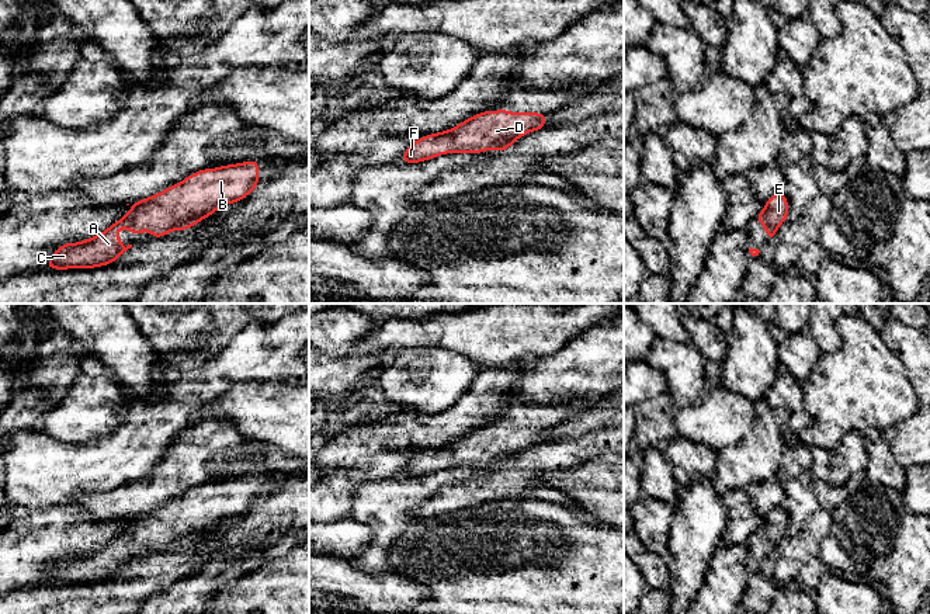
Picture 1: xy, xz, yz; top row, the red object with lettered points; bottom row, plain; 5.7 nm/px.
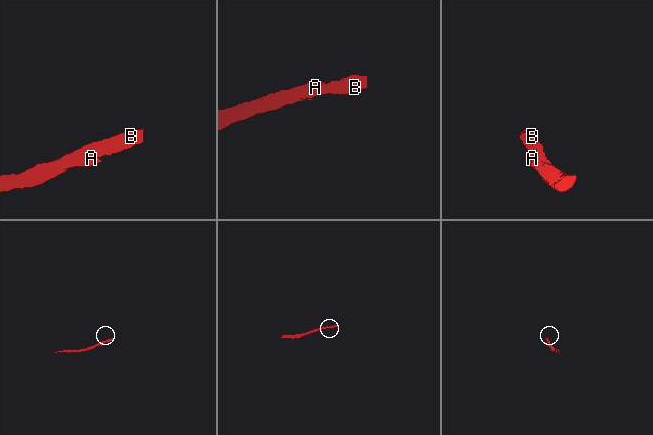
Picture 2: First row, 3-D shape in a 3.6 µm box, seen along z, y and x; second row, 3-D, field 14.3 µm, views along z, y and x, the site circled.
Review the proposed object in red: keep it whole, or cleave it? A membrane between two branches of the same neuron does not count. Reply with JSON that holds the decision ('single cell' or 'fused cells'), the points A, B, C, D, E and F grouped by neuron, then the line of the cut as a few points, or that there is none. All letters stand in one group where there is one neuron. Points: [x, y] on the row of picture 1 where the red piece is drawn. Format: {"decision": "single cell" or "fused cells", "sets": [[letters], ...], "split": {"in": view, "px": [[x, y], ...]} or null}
{"decision": "single cell", "sets": [["A", "B", "C", "D", "E", "F"]], "split": null}

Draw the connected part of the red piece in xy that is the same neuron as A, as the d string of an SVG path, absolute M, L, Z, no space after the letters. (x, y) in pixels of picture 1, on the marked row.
M257 160L199 170L156 195L131 204L131 211L103 233L79 243L62 244L58 252L49 257L46 268L67 270L73 267L94 268L98 266L108 266L132 247L132 244L125 247L118 239L118 232L122 225L131 233L142 233L148 230L153 235L153 239L163 237L170 230L180 232L197 225L201 219L208 218L222 205L246 198L257 185Z

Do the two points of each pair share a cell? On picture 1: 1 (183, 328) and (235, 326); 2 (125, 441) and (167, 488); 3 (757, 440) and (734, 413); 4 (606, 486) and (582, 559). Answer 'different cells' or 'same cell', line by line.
1: same cell
2: different cells
3: different cells
4: different cells

